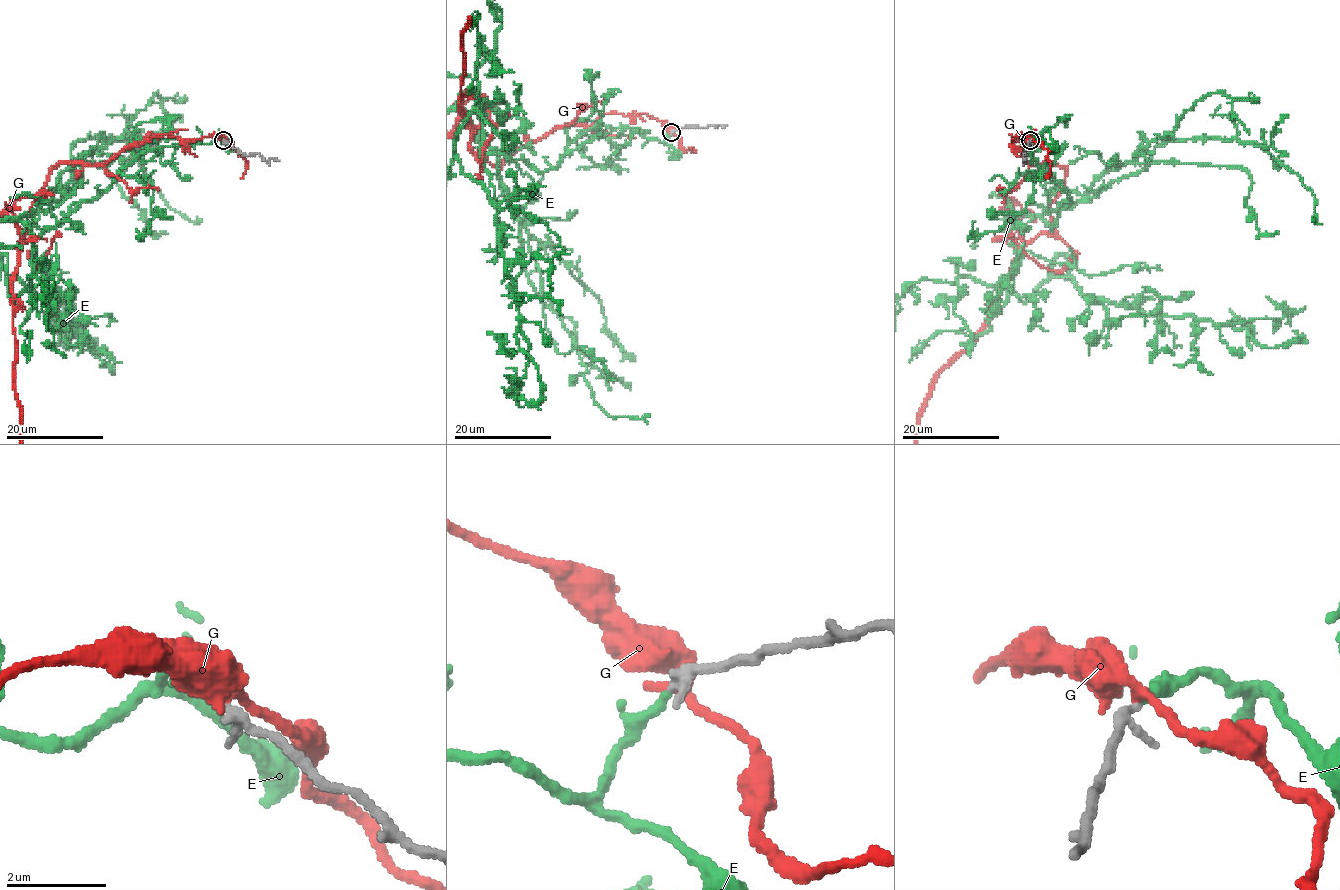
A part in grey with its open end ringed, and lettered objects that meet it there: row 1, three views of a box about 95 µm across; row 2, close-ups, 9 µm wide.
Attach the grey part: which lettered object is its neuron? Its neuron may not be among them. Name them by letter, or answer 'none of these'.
E

